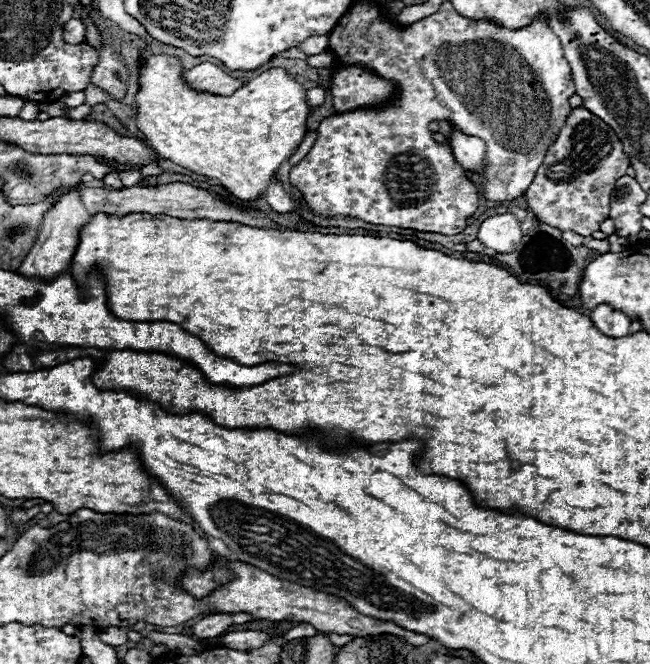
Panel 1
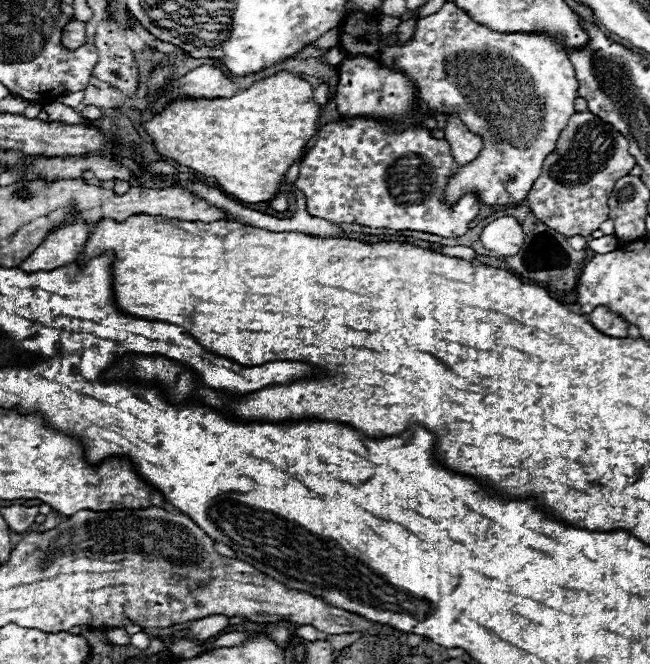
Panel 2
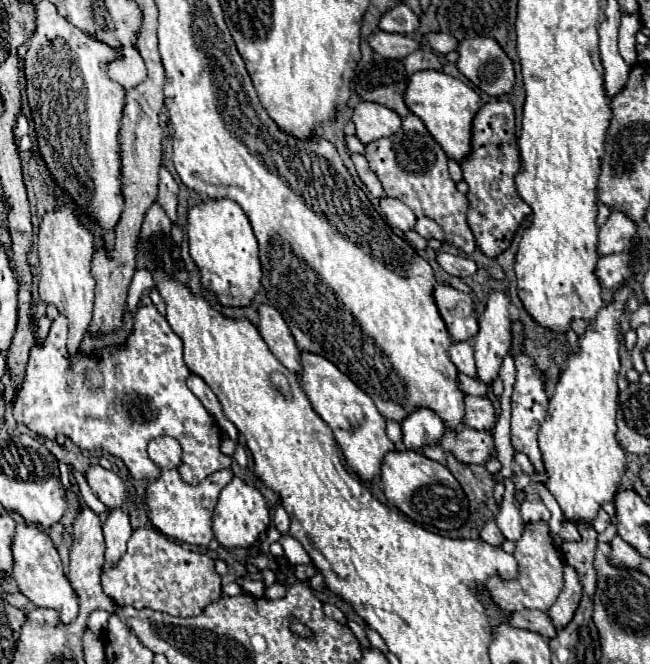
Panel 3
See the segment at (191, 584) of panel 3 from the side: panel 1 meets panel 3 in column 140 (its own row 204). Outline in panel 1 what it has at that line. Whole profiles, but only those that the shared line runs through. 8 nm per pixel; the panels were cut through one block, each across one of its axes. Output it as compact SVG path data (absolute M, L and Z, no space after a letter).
M574 108L556 142L546 152L534 182L528 186L528 208L540 222L552 228L590 236L608 218L610 192L628 168L630 158L624 154L624 144L616 132L586 108Z

